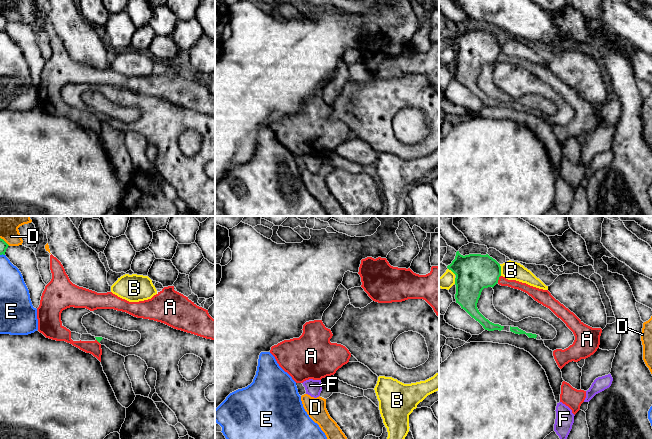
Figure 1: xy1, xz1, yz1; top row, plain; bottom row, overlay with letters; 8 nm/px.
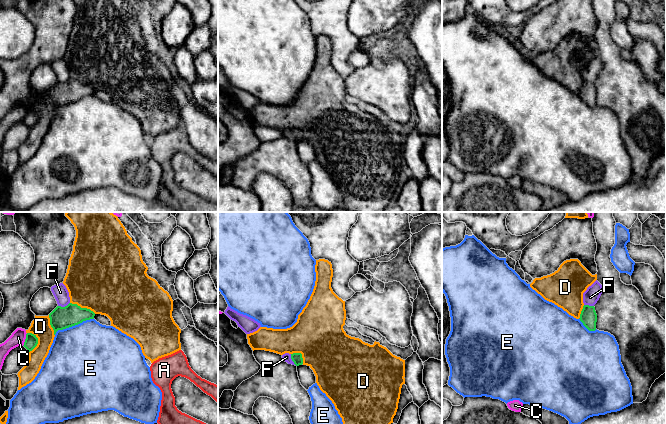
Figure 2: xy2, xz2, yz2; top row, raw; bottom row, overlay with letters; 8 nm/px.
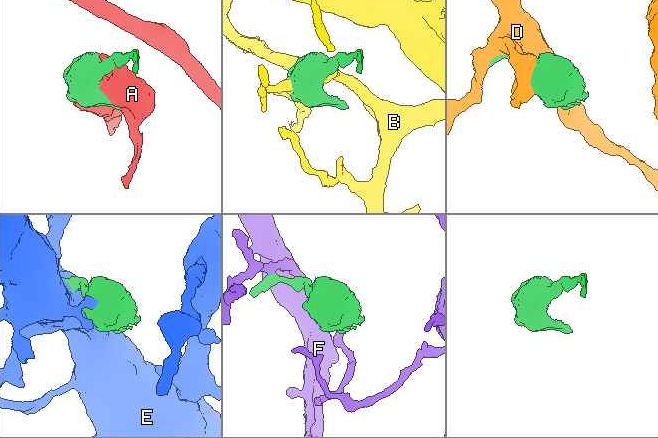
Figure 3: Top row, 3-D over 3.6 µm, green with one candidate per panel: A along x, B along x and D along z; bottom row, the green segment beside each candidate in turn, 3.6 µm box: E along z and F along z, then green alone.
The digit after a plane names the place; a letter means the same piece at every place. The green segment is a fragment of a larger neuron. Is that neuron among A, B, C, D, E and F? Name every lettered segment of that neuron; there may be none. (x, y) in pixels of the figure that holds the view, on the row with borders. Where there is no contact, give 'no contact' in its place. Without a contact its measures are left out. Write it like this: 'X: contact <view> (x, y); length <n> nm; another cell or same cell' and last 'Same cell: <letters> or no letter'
A: contact yz1 (498, 279); length 70 nm; another cell
B: contact yz1 (500, 270); length 100 nm; another cell
C: contact xy2 (25, 339); length 110 nm; another cell
D: contact xy2 (37, 340); length 170 nm; another cell
E: contact xy2 (73, 325); length 340 nm; another cell
F: contact xy2 (63, 307); length 100 nm; another cell
Same cell: no letter

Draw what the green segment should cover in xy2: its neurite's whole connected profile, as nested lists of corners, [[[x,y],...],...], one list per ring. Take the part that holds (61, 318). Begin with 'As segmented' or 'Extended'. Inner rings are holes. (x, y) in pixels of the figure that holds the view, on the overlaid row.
As segmented. [[[69,303],[65,307],[57,306],[50,314],[50,325],[54,330],[54,335],[58,330],[63,330],[82,323],[83,321],[94,319],[95,313],[87,308],[81,308],[77,304]]]

